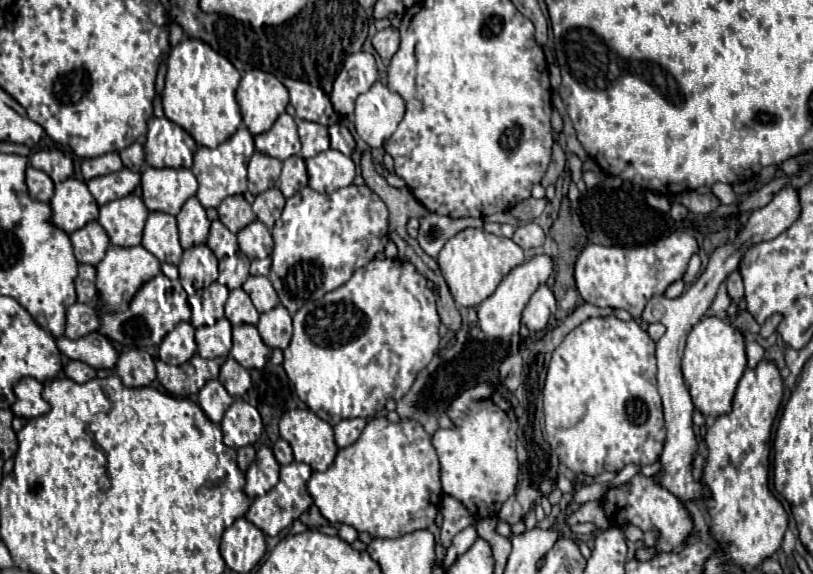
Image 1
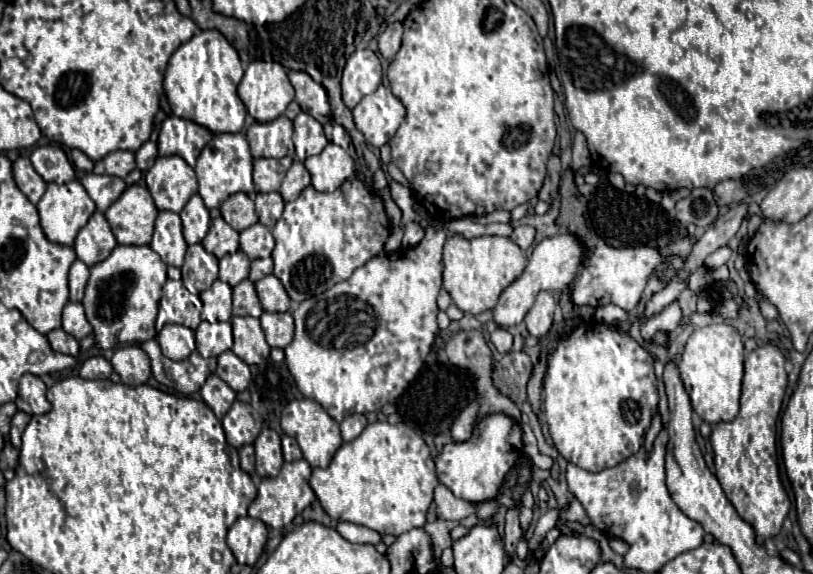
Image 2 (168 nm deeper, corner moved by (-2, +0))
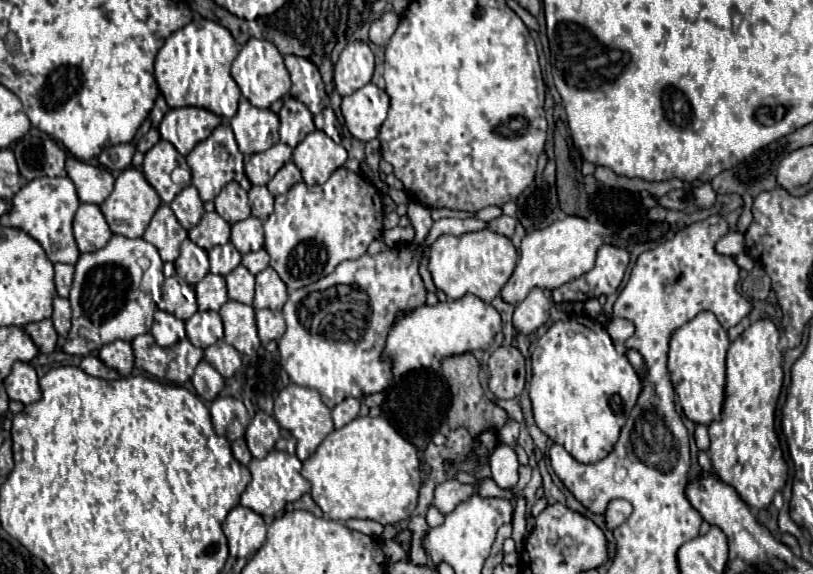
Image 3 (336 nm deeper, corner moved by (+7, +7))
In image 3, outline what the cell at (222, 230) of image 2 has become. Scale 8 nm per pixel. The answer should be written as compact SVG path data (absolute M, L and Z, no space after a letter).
M207 212L203 220L189 230L189 238L203 250L211 250L213 246L229 242L229 230L231 226L217 212Z

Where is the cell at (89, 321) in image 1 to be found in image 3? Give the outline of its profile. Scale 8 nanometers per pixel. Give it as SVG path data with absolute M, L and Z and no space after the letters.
M55 296L53 298L53 316L51 316L55 330L59 336L67 336L71 330L71 304L67 298Z

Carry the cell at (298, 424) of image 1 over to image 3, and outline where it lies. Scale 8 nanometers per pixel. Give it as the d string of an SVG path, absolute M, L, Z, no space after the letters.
M289 384L287 388L279 392L275 400L275 420L279 422L281 428L289 430L297 438L297 458L299 460L307 460L317 450L317 446L325 440L325 436L333 432L331 410L321 402L319 392L297 386L297 384Z

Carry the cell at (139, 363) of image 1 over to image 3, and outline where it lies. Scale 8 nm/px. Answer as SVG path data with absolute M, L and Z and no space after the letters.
M115 340L111 344L105 344L99 350L99 358L113 370L117 370L121 376L131 376L135 368L135 356L133 356L133 346L131 342L125 340Z

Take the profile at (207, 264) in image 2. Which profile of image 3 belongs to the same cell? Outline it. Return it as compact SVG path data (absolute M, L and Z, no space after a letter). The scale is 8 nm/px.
M185 240L181 244L181 254L175 260L174 266L176 270L174 275L194 286L209 272L208 252L193 244L191 240Z

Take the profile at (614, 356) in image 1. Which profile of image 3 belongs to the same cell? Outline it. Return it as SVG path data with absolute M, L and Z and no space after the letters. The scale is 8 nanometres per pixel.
M591 316L555 322L537 340L531 354L529 396L535 422L543 434L561 444L581 464L599 462L615 448L641 388L627 356L615 350L605 326Z

